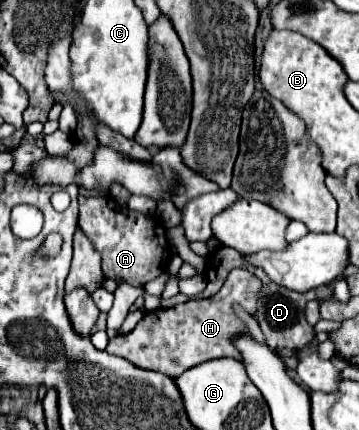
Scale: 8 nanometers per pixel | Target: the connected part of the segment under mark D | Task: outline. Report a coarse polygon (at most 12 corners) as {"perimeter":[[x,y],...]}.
{"perimeter":[[251,267],[263,285],[255,319],[273,351],[299,351],[315,337],[305,319],[311,299],[331,285],[287,291]]}

